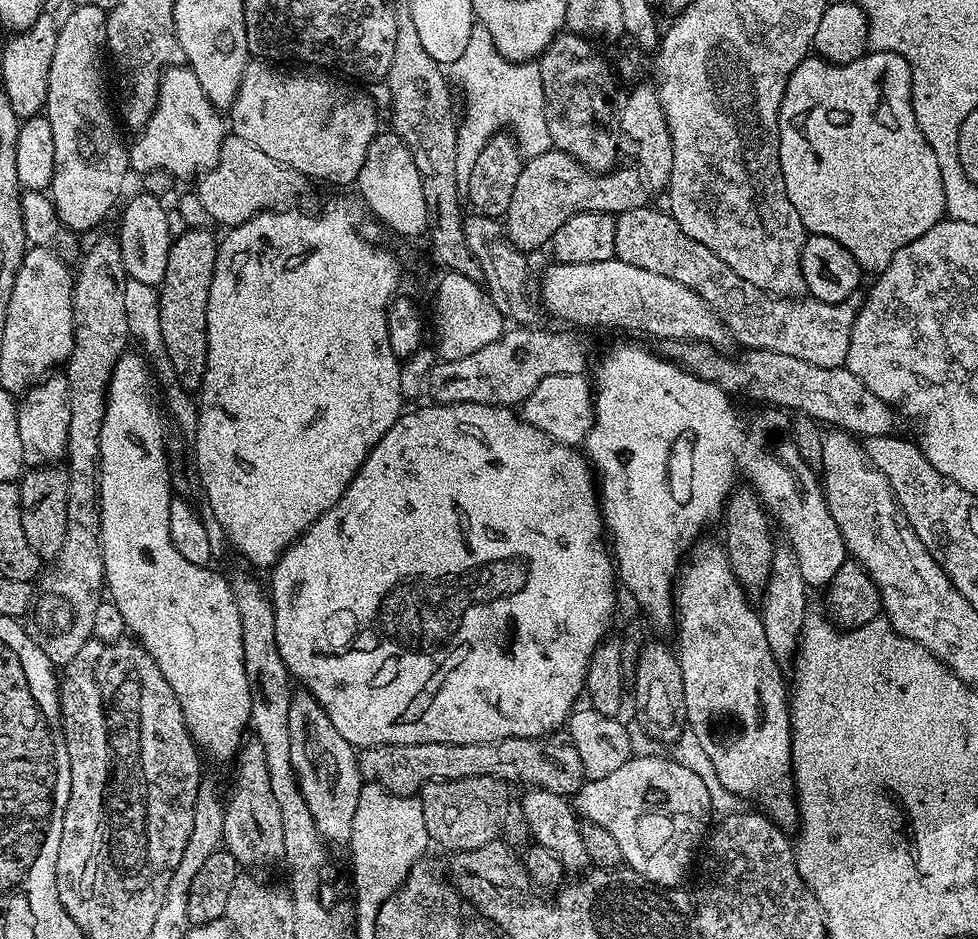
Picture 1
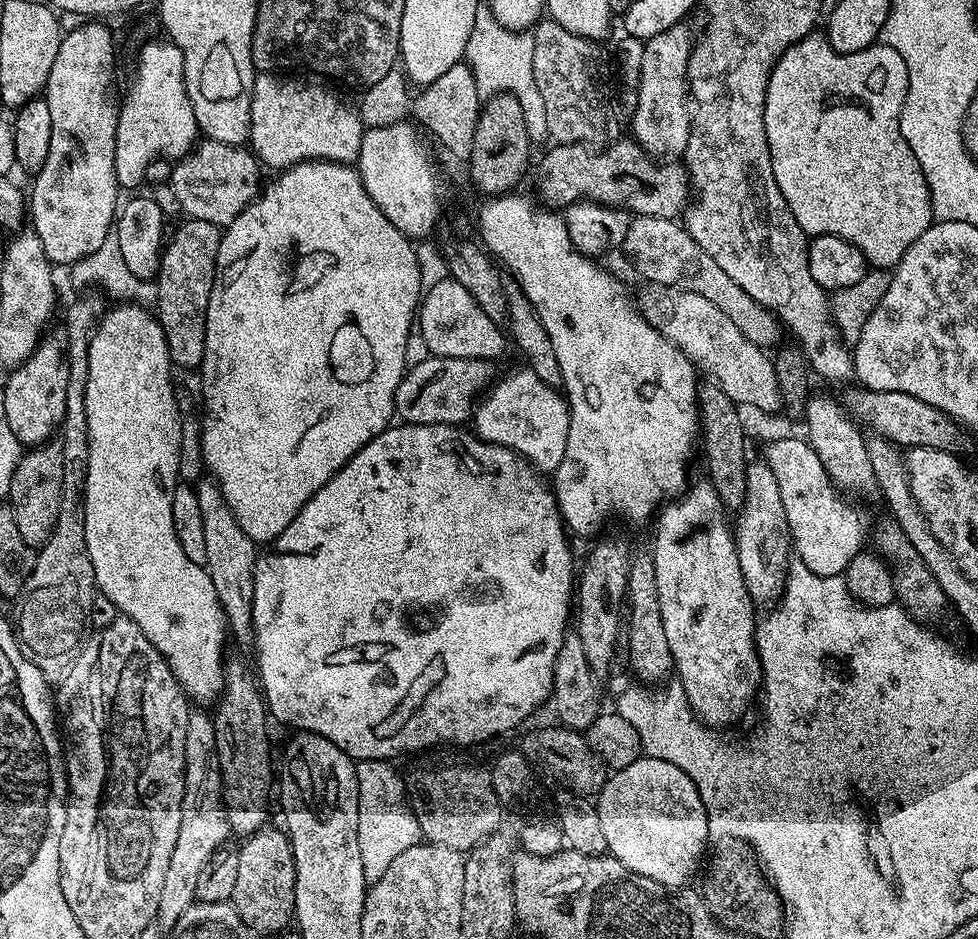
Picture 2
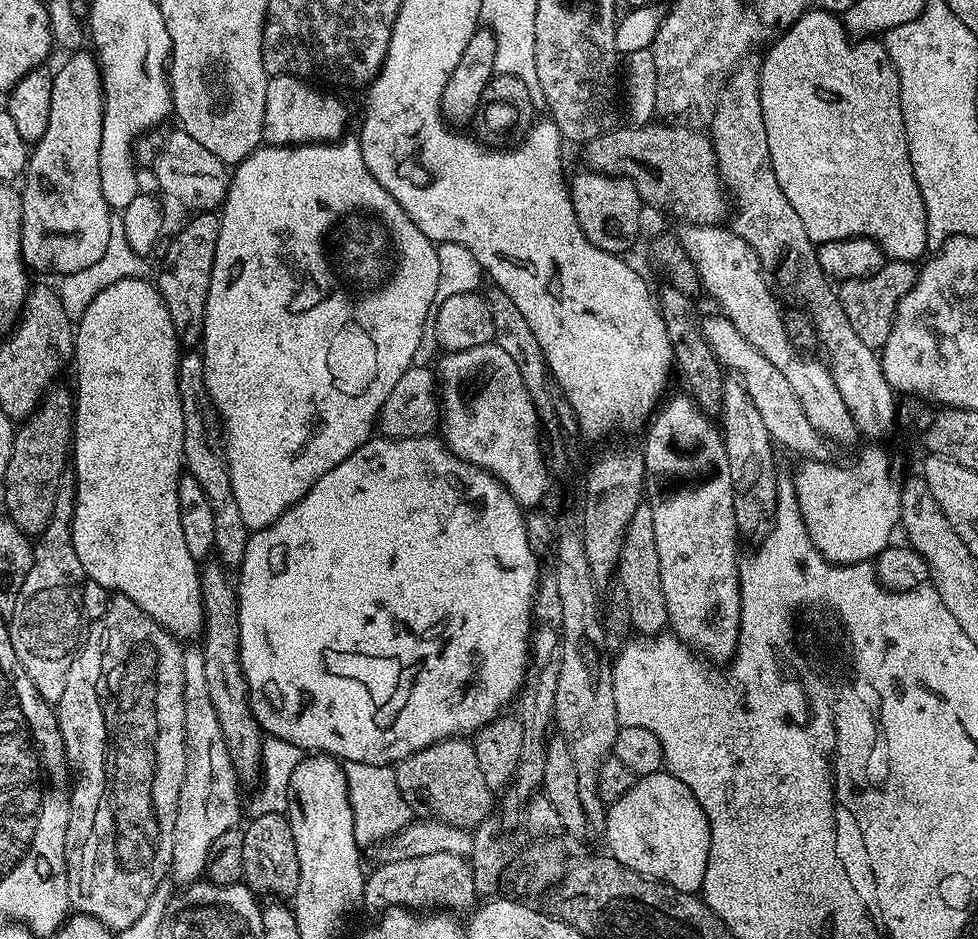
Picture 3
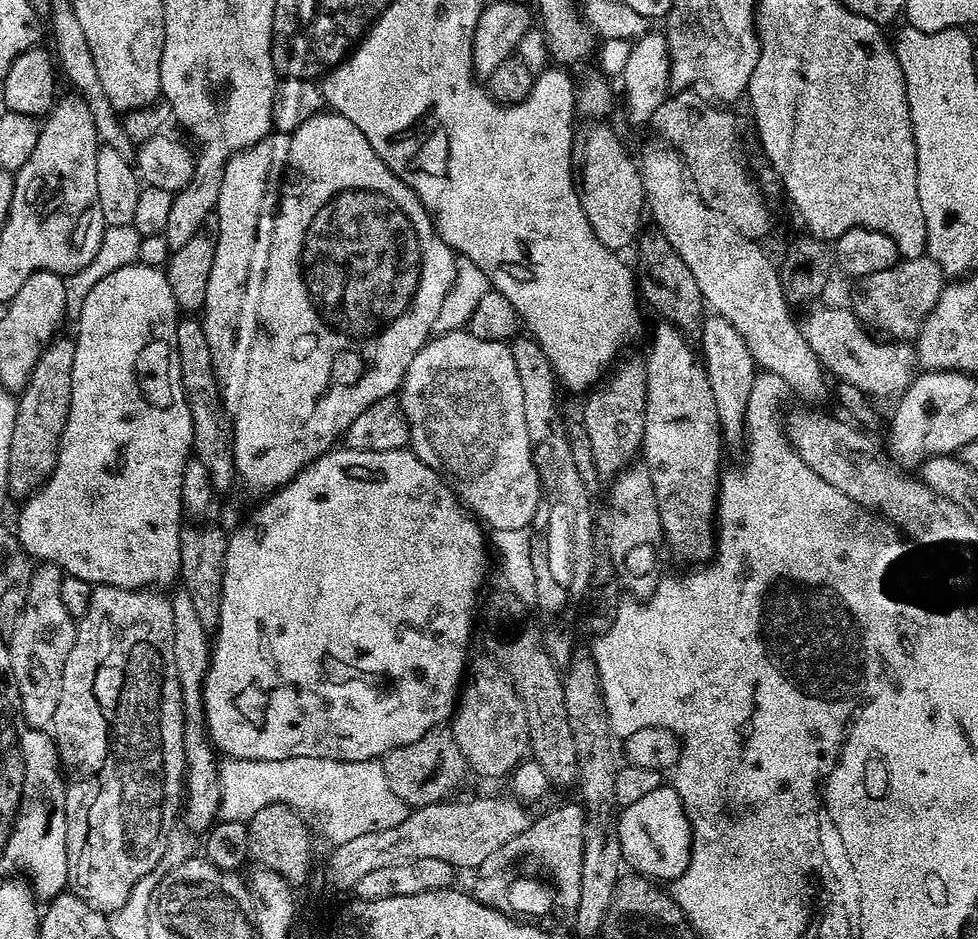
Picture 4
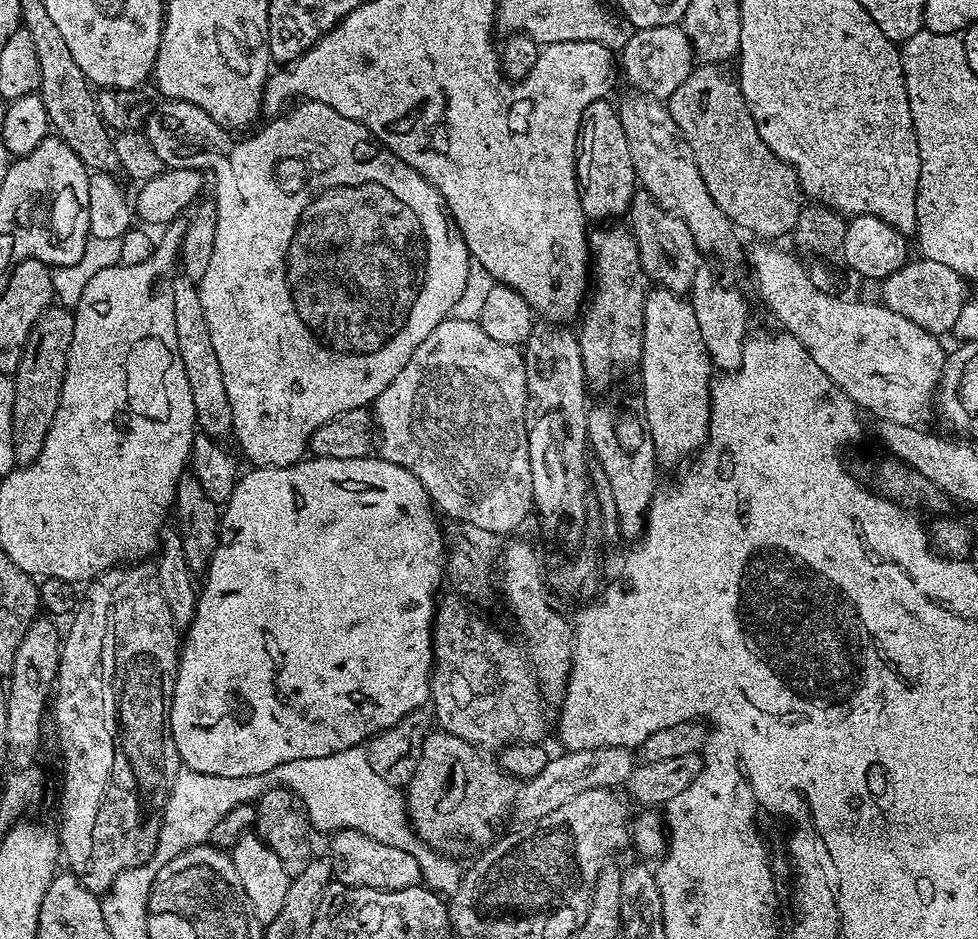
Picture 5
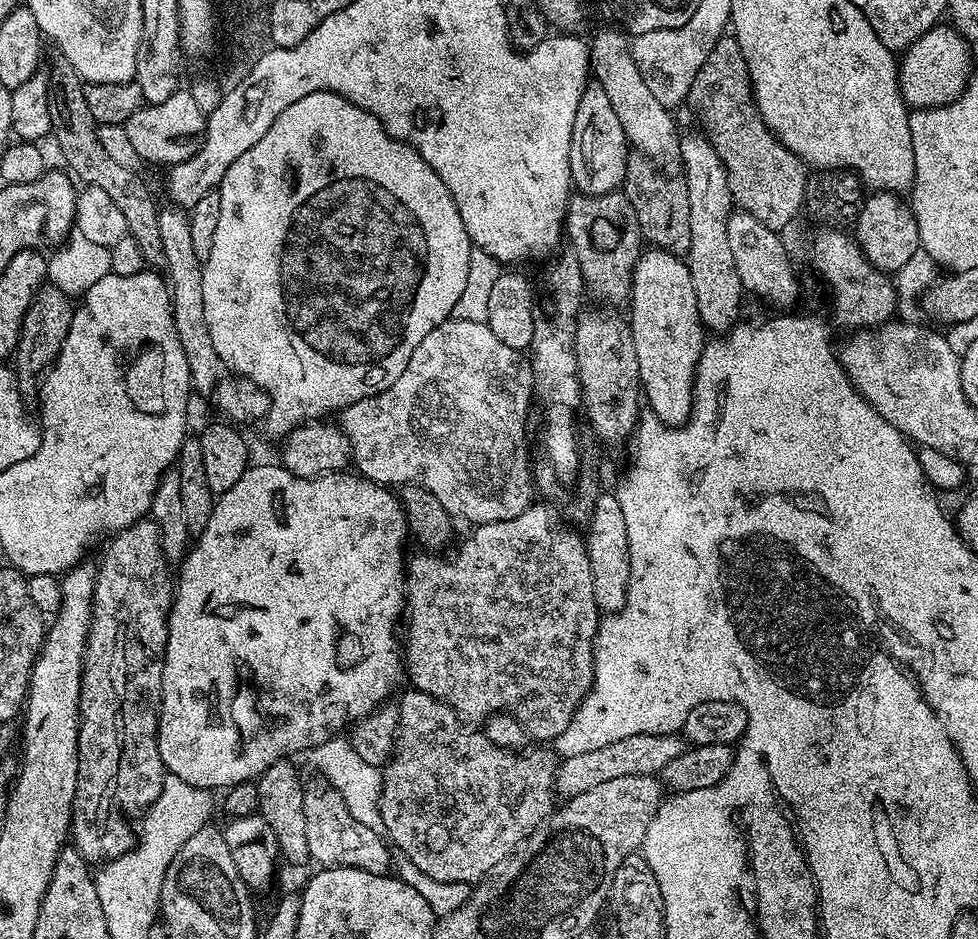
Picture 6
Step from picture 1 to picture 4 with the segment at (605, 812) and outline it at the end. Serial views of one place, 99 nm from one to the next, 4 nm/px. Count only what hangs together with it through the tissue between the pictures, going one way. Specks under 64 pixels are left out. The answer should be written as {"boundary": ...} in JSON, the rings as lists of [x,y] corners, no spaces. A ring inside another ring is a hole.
{"boundary":[[[661,786],[658,790],[650,790],[639,802],[630,802],[630,806],[620,808],[616,821],[618,842],[622,846],[624,864],[633,873],[646,876],[656,882],[677,880],[686,870],[692,853],[692,827],[686,818],[686,810],[682,806],[682,798],[678,798],[675,788]]]}

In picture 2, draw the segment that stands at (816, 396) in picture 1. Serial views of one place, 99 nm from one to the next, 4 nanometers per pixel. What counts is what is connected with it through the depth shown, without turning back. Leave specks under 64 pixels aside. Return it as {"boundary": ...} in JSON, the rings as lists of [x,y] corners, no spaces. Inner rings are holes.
{"boundary":[[[863,386],[855,387],[842,400],[848,415],[869,433],[882,436],[904,450],[918,446],[930,446],[938,450],[955,449],[954,446],[962,435],[960,425],[942,410],[930,406],[930,402],[922,402],[922,398],[914,398],[901,392],[879,392]]]}

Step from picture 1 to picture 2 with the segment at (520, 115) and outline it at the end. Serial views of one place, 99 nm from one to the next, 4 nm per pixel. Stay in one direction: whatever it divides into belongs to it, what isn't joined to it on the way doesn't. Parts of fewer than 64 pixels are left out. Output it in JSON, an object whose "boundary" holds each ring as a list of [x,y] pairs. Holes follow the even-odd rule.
{"boundary":[[[482,6],[472,23],[470,38],[464,47],[464,60],[473,71],[481,97],[496,96],[499,92],[510,93],[518,98],[518,106],[522,106],[522,118],[526,122],[529,141],[549,139],[546,109],[542,94],[538,94],[538,82],[534,82],[534,38],[531,31],[515,32],[502,26],[502,22],[492,16],[492,11]]]}

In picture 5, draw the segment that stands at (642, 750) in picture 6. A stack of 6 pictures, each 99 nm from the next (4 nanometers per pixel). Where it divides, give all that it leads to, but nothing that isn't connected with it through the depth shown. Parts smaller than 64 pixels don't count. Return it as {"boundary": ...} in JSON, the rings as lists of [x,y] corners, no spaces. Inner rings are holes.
{"boundary":[[[605,746],[577,752],[564,750],[561,751],[561,756],[553,755],[548,761],[546,770],[542,770],[542,774],[527,781],[517,791],[514,805],[514,817],[516,816],[517,820],[515,823],[523,826],[546,818],[546,814],[558,810],[562,802],[570,802],[570,798],[574,798],[574,794],[582,794],[582,790],[594,790],[595,788],[616,790],[627,785],[634,767],[634,756],[632,760],[631,754],[620,747]]]}

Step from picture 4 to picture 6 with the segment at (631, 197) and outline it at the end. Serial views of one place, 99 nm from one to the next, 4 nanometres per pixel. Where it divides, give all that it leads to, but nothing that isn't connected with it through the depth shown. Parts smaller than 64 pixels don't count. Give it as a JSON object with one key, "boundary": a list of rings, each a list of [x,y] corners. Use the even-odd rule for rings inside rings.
{"boundary":[[[599,86],[585,88],[582,102],[578,102],[578,114],[574,118],[570,150],[570,174],[575,191],[586,196],[617,191],[626,178],[629,151],[630,145],[622,130],[622,122],[618,122],[618,114],[614,114],[614,106],[606,90]]]}

